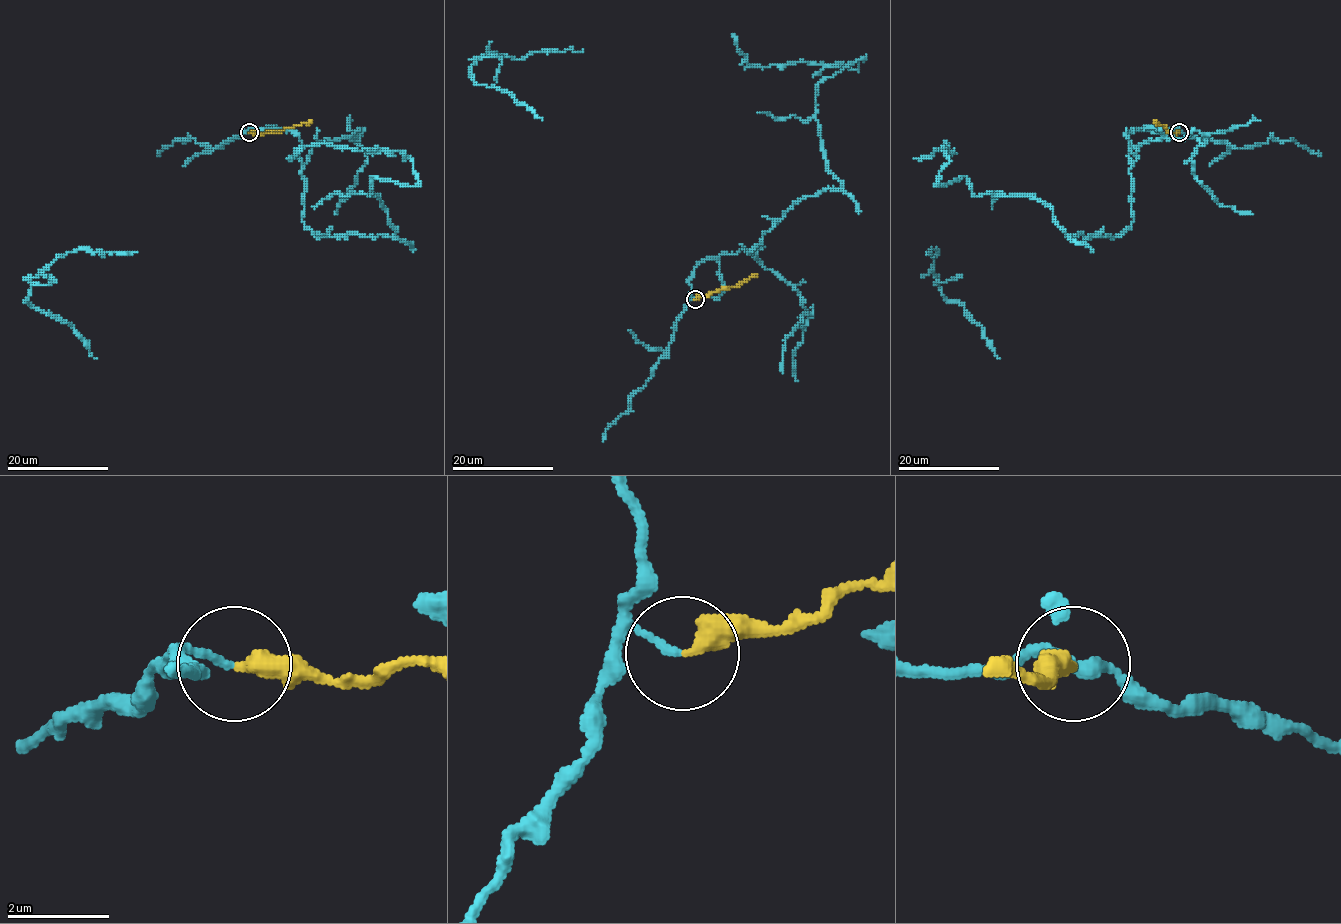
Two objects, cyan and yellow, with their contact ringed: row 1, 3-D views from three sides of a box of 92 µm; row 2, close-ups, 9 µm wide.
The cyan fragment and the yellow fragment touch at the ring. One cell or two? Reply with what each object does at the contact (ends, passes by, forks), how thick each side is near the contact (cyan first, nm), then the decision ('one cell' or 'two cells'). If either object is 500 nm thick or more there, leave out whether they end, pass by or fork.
cyan ends there; yellow ends there; 120 nm thick on the cyan side, 380 nm on the other; two cells

